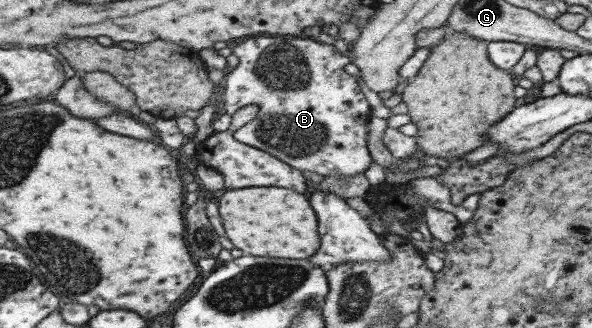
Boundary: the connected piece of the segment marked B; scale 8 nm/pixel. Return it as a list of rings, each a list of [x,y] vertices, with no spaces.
[[[256,35],[256,37],[246,38],[246,40],[234,46],[231,49],[231,53],[238,58],[239,64],[236,68],[232,69],[229,74],[222,78],[223,94],[221,95],[221,98],[222,104],[224,104],[224,112],[232,116],[232,113],[234,113],[235,110],[242,108],[242,106],[248,106],[248,104],[258,106],[256,117],[233,132],[233,137],[238,142],[259,148],[299,171],[310,170],[310,172],[317,172],[323,176],[338,173],[340,176],[354,177],[358,173],[364,174],[364,171],[366,171],[368,165],[370,165],[370,159],[372,159],[366,148],[366,138],[368,135],[367,121],[371,115],[368,108],[368,102],[366,102],[364,94],[360,91],[360,86],[356,81],[356,77],[343,72],[344,66],[351,62],[351,59],[348,58],[348,56],[342,55],[338,52],[333,44],[322,44],[314,39],[306,38],[306,36],[295,35]]]

